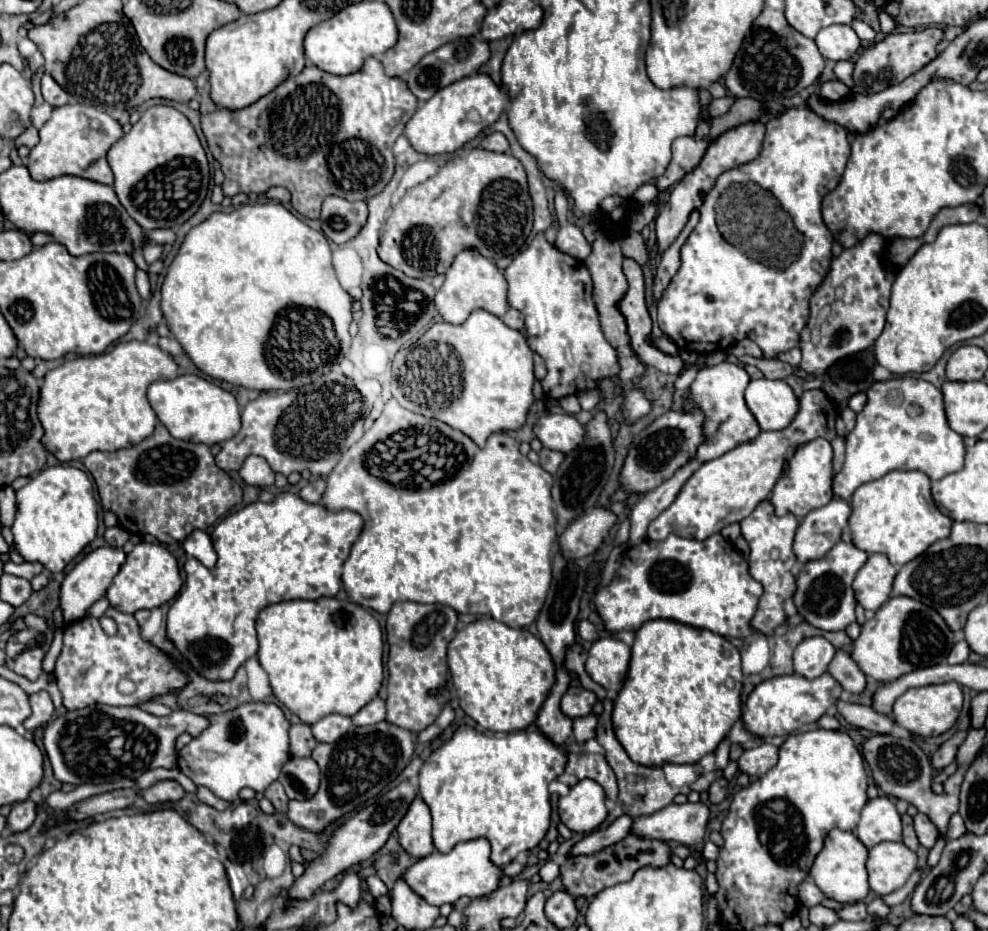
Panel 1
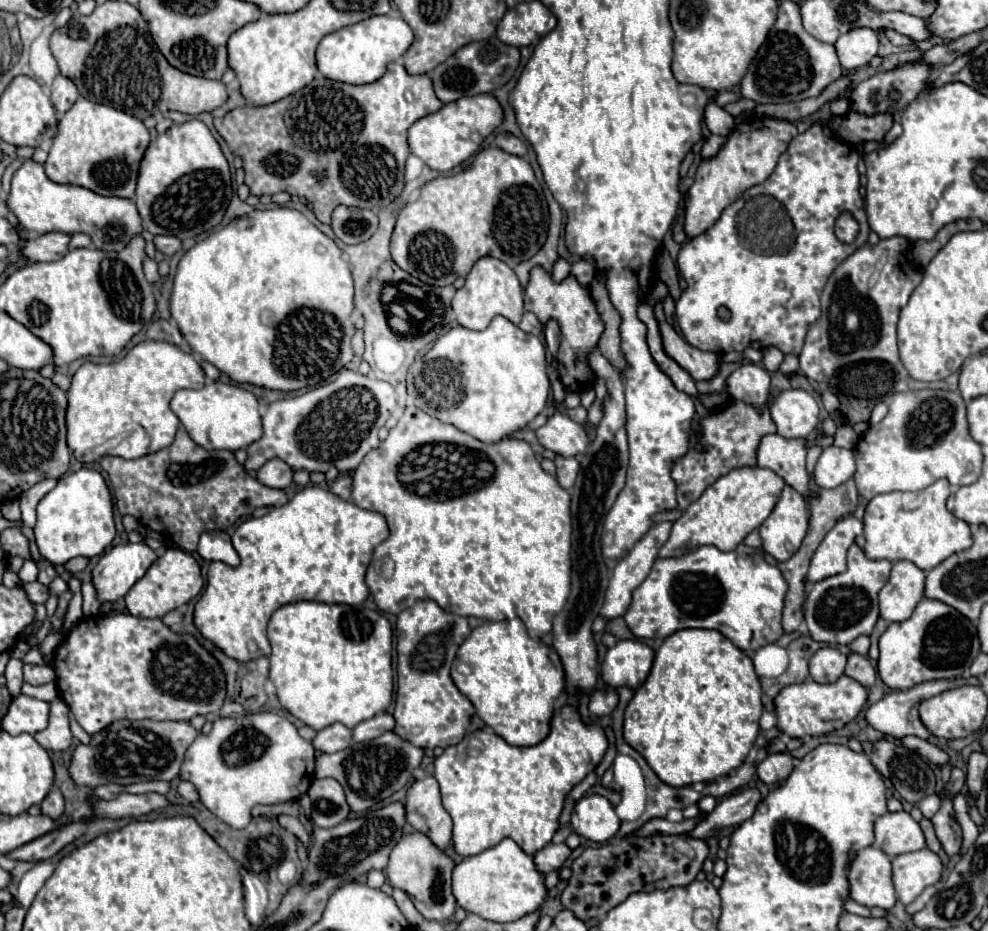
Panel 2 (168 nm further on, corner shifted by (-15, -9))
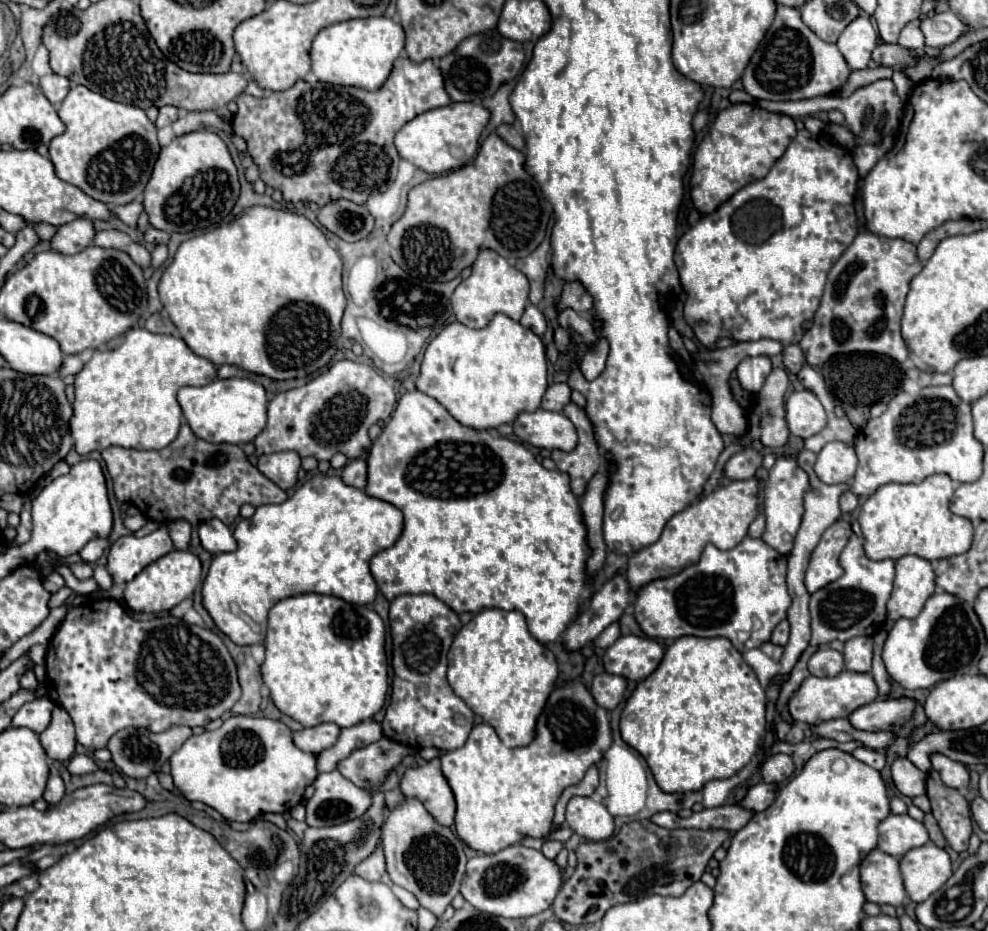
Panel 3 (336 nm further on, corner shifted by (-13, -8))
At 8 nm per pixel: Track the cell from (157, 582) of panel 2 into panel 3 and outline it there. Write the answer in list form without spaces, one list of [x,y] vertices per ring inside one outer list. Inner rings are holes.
[[[172,550],[166,556],[158,558],[156,562],[148,564],[134,580],[130,580],[124,588],[124,600],[128,608],[134,612],[160,612],[160,610],[172,610],[174,602],[182,602],[188,598],[196,586],[202,580],[202,566],[198,556],[194,556],[190,550]]]

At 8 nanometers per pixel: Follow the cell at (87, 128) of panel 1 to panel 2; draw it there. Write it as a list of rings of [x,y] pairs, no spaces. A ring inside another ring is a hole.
[[[78,99],[58,121],[58,133],[44,169],[54,183],[82,185],[98,195],[132,197],[138,165],[148,143],[150,135],[140,119],[106,105],[90,103],[88,99]]]

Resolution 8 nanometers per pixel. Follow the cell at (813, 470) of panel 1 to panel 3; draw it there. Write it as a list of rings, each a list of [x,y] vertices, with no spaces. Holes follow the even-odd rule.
[[[828,442],[816,458],[814,472],[824,484],[840,484],[848,482],[858,466],[858,458],[854,446],[844,442]]]

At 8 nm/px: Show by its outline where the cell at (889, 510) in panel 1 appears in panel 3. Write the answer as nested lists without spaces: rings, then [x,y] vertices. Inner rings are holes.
[[[934,474],[920,484],[884,484],[880,486],[864,504],[858,516],[858,522],[862,526],[864,536],[864,552],[870,560],[898,560],[906,554],[916,554],[920,558],[926,558],[930,562],[950,558],[954,554],[964,554],[972,544],[972,522],[968,518],[956,516],[950,512],[948,504],[954,494],[954,486],[948,474]]]

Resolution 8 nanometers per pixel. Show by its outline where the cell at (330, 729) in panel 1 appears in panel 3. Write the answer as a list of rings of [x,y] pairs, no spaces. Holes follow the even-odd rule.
[[[328,722],[328,724],[318,724],[312,728],[302,728],[302,730],[292,732],[292,740],[300,750],[320,754],[322,750],[336,744],[338,734],[340,734],[340,728]]]

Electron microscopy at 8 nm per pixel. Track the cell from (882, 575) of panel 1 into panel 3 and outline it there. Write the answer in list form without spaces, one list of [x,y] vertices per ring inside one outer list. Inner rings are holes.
[[[914,554],[898,558],[894,590],[888,600],[888,618],[916,618],[934,590],[936,576],[928,560]]]

